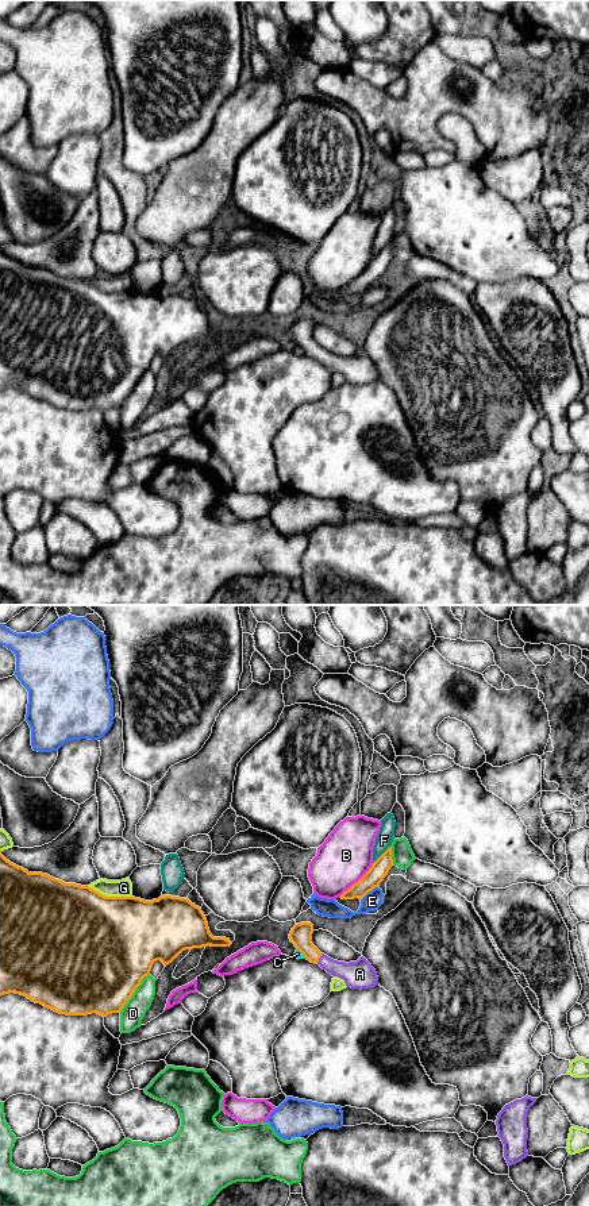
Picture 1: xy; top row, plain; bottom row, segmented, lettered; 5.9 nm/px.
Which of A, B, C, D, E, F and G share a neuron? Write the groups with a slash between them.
A / B / C / D / E / F / G

